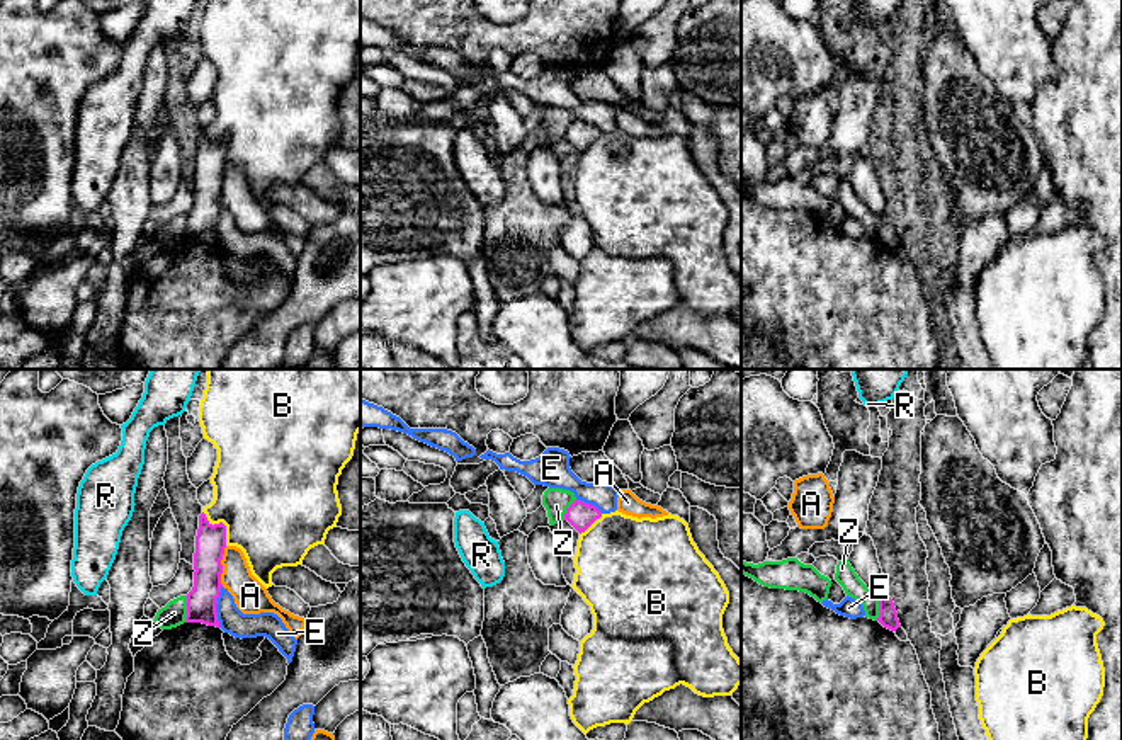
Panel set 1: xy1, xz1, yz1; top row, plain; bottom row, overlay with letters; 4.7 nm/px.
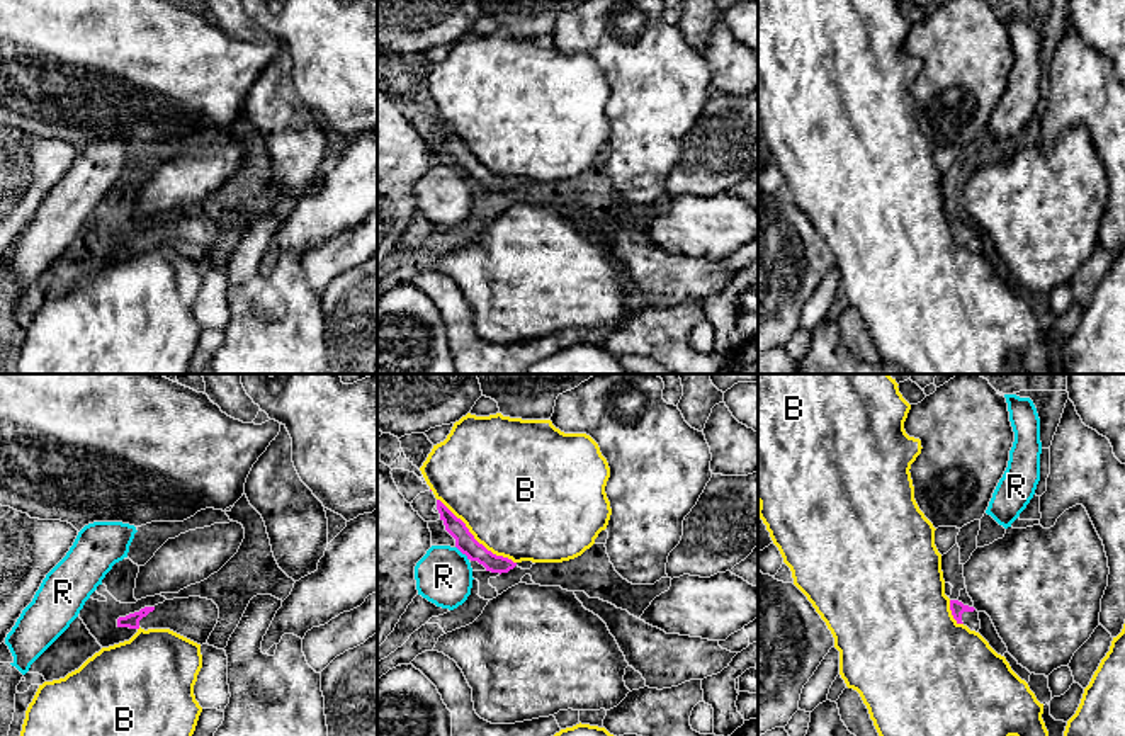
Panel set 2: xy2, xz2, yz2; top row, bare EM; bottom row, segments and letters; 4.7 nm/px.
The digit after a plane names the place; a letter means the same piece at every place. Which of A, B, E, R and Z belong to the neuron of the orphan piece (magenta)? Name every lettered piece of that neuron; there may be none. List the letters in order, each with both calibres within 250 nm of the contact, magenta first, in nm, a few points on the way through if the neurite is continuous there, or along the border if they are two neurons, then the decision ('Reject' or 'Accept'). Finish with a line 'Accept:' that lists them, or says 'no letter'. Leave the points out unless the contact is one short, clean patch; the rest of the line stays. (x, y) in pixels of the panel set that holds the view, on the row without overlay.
A: Thickness 140 nm (magenta) against 160 nm. Boundary: xy1 (226, 165), (221, 176), (221, 204). Reject
B: Thickness 100 nm (magenta) against 480 nm. Reject
E: Thickness 140 nm (magenta) against 120 nm. Boundary: xy1 (221, 204), (216, 223), (218, 245). Reject
R: Thickness 100 nm (magenta) against 280 nm. Boundary: xz2 (456, 165), (468, 179). Reject
Z: Thickness 140 nm (magenta) against 110 nm. Boundary: xy1 (187, 215), (184, 240). Reject
Accept: no letter

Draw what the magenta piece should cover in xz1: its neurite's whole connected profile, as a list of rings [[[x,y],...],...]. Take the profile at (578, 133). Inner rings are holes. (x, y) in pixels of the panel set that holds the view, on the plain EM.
[[[575,119],[564,133],[564,139],[568,139],[580,153],[600,136],[602,131],[595,124],[585,122],[581,119]]]

